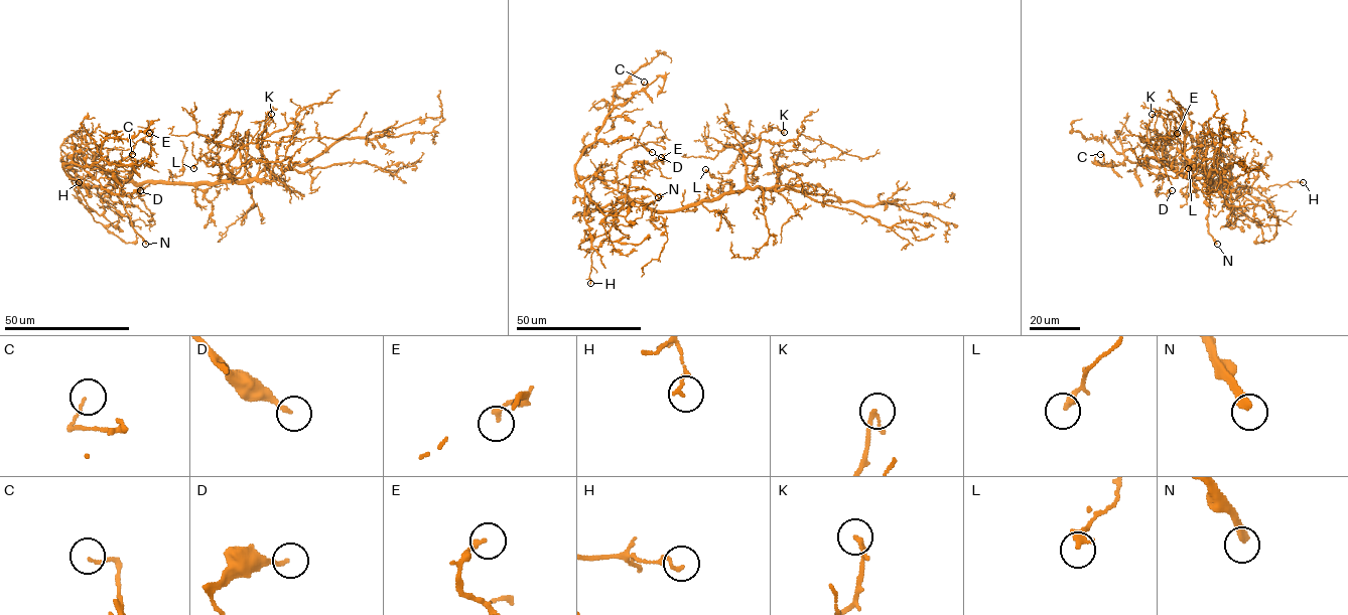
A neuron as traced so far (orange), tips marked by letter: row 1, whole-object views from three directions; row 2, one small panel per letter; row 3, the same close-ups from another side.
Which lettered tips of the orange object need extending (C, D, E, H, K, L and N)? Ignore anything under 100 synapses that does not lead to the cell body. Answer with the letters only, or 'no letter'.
N

